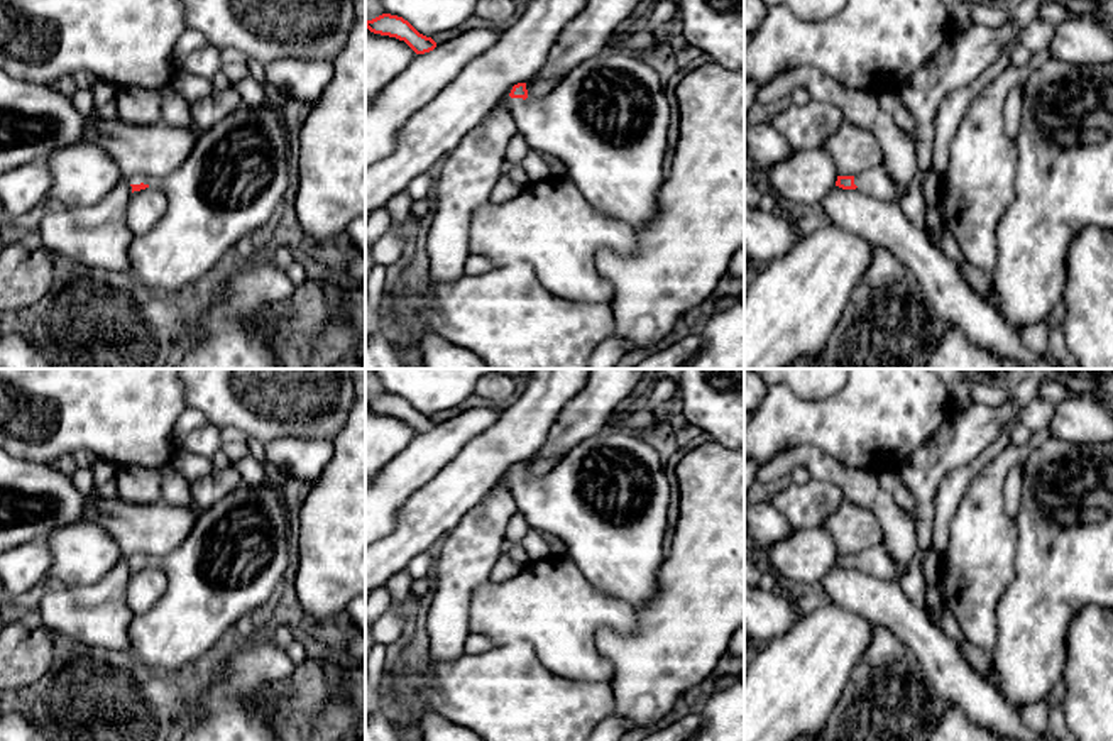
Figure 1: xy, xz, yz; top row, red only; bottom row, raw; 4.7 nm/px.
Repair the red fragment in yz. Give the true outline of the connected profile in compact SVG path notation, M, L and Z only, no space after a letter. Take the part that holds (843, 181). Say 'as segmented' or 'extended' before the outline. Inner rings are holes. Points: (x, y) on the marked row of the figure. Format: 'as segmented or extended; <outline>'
extended; M883 166L863 171L856 176L837 176L836 186L842 189L861 188L873 198L896 201L895 181Z

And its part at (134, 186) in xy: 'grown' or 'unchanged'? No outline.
grown

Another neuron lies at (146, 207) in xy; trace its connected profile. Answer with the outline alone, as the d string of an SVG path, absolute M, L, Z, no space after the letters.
M156 188L134 191L127 208L127 225L134 235L144 235L157 225L167 210L167 196Z

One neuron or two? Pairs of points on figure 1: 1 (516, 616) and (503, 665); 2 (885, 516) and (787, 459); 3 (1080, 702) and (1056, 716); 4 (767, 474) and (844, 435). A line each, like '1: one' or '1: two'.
1: two
2: one
3: two
4: two

